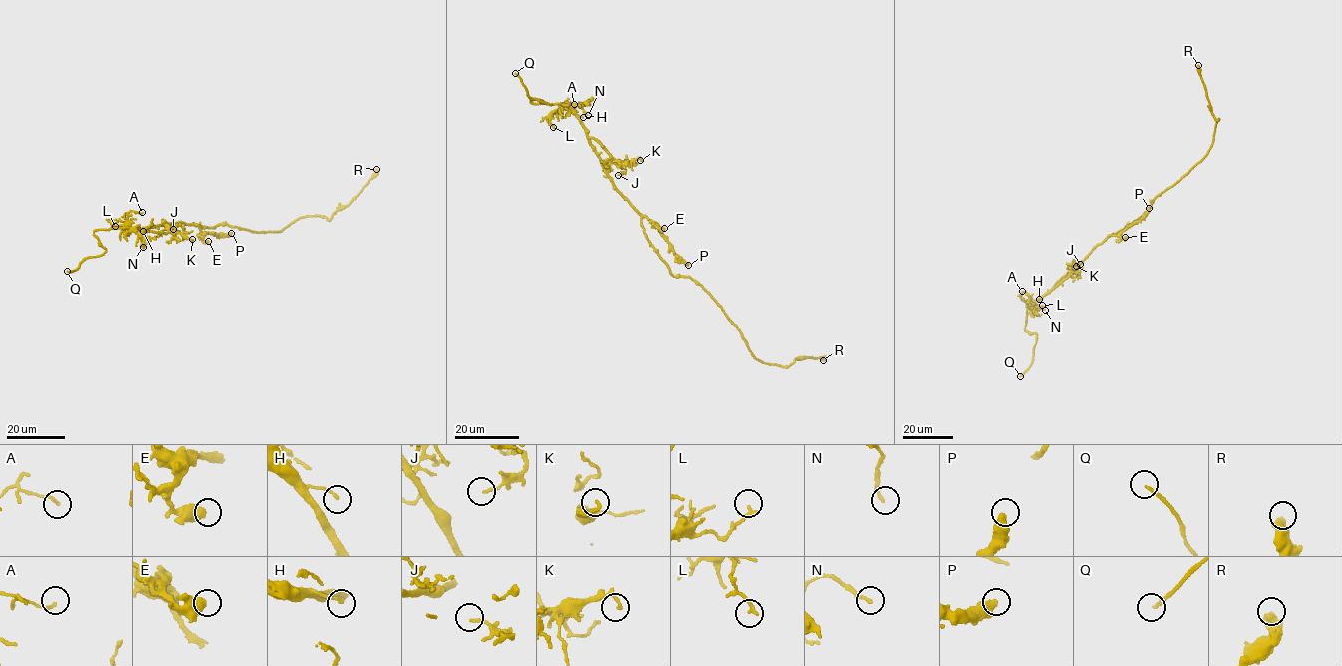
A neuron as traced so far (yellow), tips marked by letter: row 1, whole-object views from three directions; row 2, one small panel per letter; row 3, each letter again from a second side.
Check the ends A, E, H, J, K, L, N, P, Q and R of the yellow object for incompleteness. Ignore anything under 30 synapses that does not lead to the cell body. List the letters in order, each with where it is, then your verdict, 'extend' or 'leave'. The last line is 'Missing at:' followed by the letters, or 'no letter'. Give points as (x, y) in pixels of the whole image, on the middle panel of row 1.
A: at (574, 104); leave
E: at (664, 228); leave
H: at (583, 117); leave
J: at (618, 175); leave
K: at (640, 160); leave
L: at (553, 127); leave
N: at (588, 115); leave
P: at (688, 265); leave
Q: at (515, 73); extend
R: at (823, 360); leave
Missing at: Q

